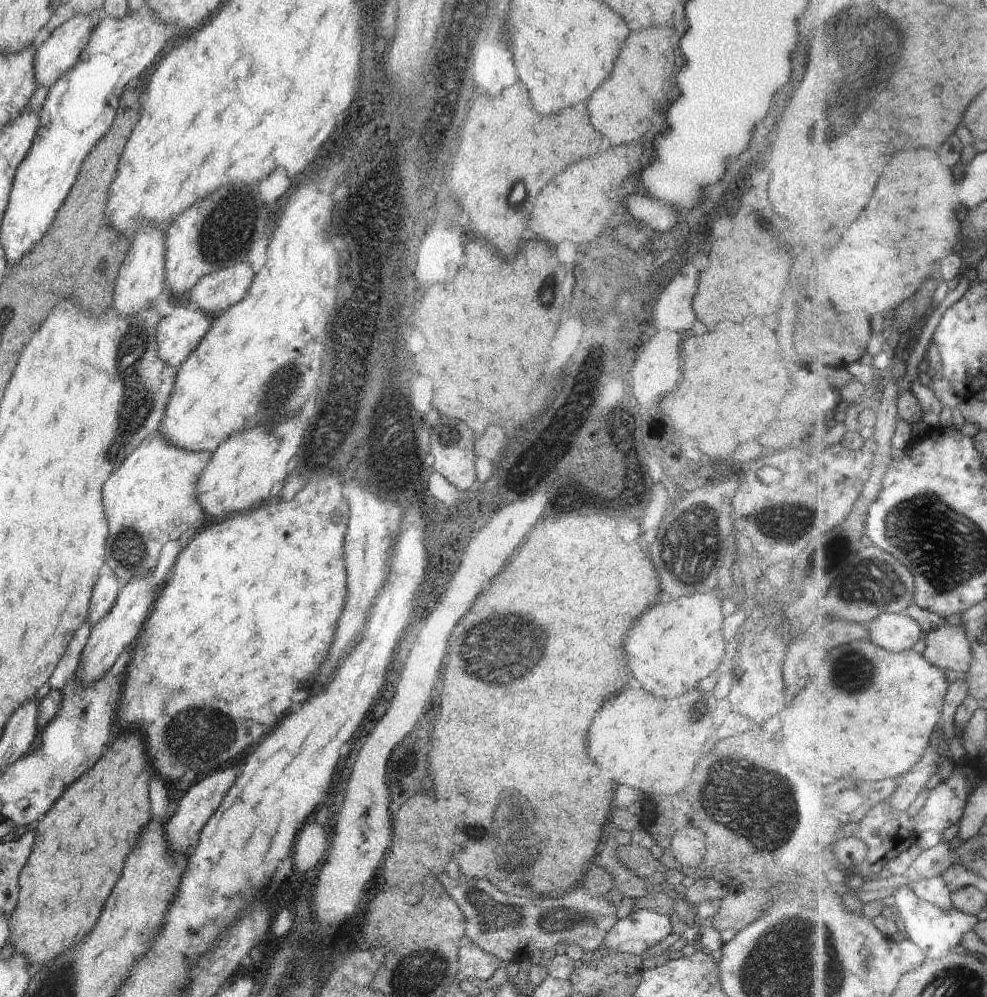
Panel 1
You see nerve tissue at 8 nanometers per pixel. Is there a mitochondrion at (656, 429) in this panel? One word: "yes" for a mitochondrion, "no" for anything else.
no

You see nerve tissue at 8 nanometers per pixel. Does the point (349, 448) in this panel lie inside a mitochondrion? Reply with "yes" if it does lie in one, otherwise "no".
no

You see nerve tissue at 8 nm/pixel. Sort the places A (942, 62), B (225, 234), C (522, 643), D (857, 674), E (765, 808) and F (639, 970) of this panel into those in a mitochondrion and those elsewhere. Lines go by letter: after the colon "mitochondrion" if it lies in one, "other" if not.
A: other
B: mitochondrion
C: mitochondrion
D: mitochondrion
E: mitochondrion
F: other

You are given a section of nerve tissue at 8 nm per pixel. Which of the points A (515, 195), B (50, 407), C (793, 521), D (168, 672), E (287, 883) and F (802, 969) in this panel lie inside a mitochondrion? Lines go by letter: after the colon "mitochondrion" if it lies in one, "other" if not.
A: mitochondrion
B: other
C: mitochondrion
D: other
E: other
F: mitochondrion

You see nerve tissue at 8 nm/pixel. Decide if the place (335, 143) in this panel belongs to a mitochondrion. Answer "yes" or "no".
no

